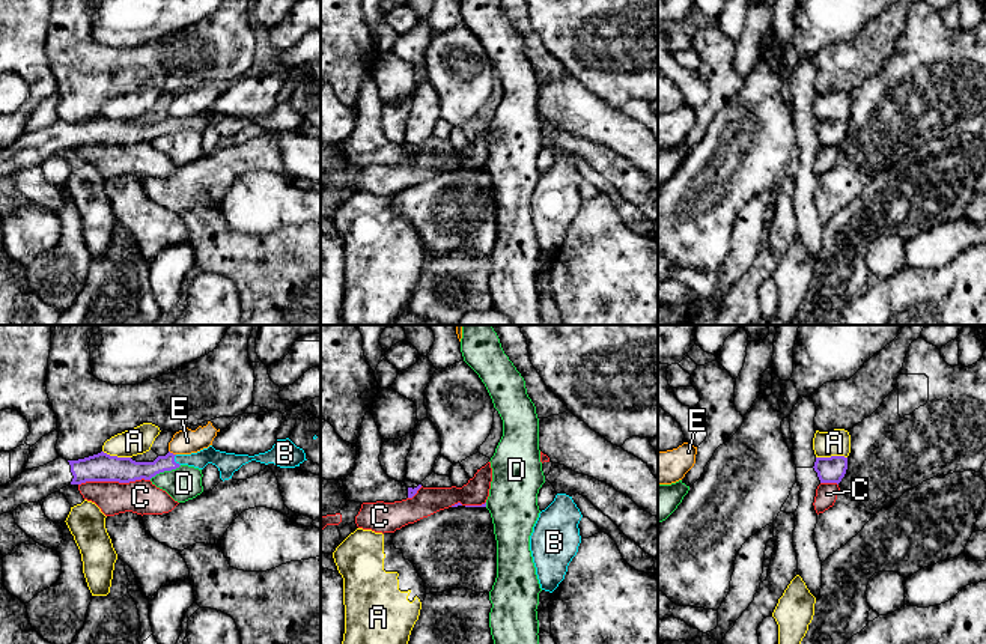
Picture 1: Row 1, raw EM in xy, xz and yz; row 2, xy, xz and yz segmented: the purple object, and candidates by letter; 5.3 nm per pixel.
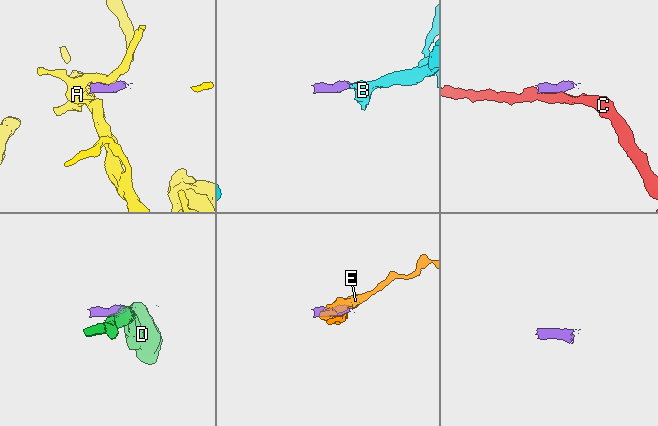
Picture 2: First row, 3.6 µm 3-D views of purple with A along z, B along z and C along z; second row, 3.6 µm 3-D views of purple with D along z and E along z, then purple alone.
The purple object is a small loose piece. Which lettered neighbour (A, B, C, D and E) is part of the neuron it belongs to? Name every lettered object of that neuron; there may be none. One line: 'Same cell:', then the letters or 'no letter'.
Same cell: B

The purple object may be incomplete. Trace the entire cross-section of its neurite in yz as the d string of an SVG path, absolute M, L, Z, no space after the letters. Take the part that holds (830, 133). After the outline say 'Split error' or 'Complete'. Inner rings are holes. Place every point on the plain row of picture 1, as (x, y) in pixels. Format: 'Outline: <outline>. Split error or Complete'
Outline: M831 119L831 120L816 120L814 134L820 146L840 146L848 132L848 120Z. Complete

